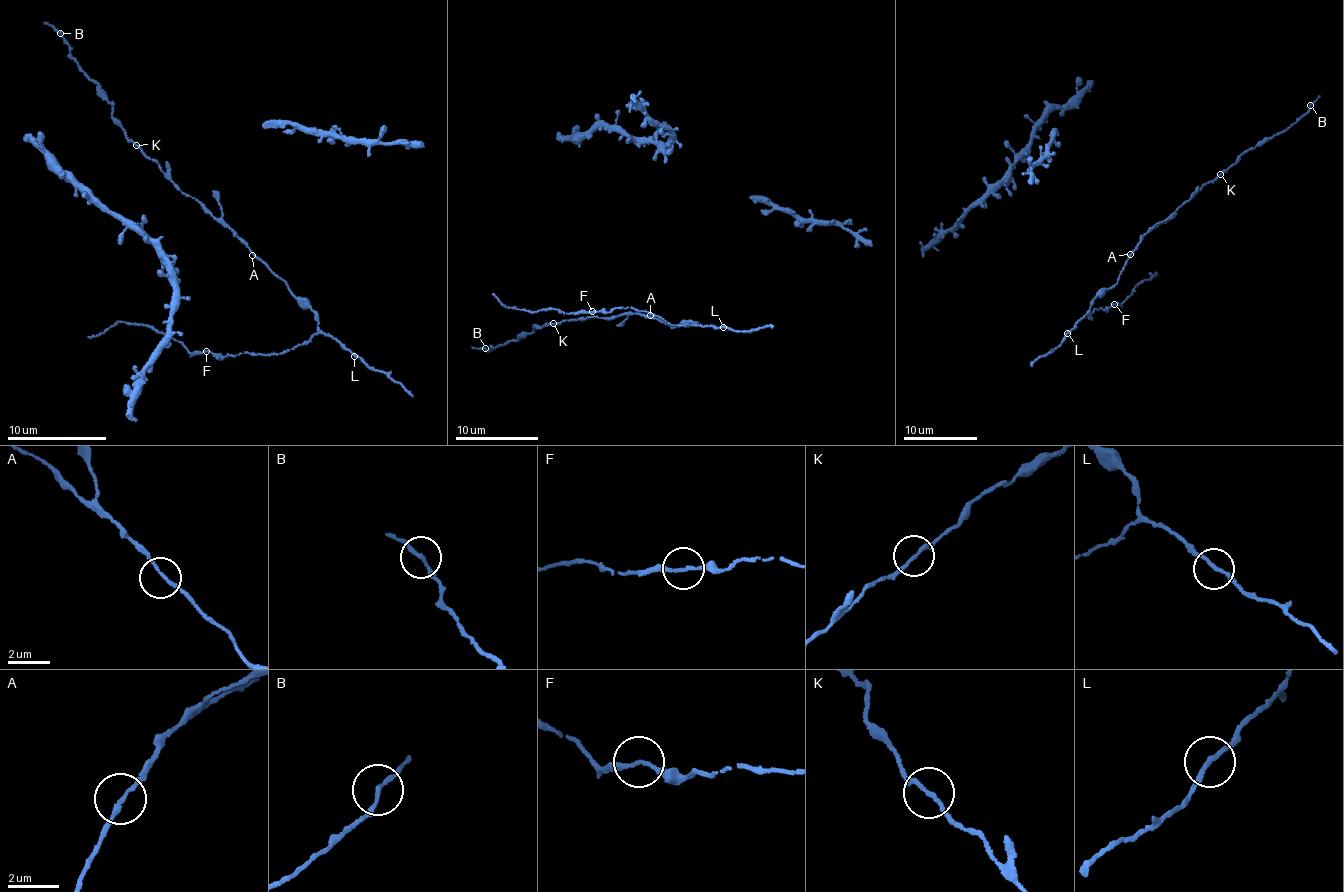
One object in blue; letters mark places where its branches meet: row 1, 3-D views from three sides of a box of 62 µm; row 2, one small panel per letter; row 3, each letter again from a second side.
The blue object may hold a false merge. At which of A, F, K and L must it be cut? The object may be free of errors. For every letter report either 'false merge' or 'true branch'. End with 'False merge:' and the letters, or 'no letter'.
A: true branch
F: true branch
K: false merge
L: true branch
False merge: K

